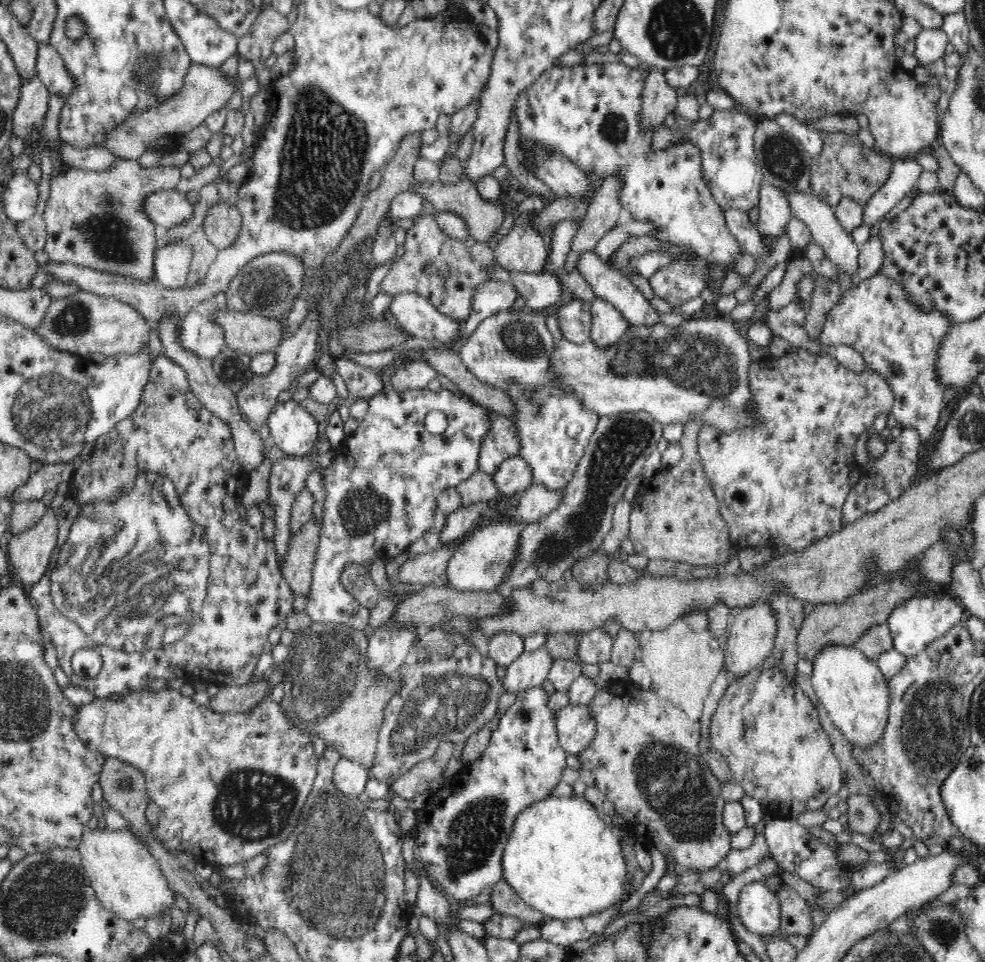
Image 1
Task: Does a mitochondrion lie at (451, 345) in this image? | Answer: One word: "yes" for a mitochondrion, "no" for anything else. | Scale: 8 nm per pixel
no

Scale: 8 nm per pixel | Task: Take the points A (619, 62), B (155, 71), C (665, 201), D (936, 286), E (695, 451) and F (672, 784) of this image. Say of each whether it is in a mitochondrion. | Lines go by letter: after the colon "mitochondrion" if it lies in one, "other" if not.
A: other
B: mitochondrion
C: other
D: other
E: other
F: mitochondrion

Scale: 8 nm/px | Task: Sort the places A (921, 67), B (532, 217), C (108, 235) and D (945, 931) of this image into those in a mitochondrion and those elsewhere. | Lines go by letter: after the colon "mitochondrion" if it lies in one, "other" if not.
A: other
B: other
C: mitochondrion
D: mitochondrion

